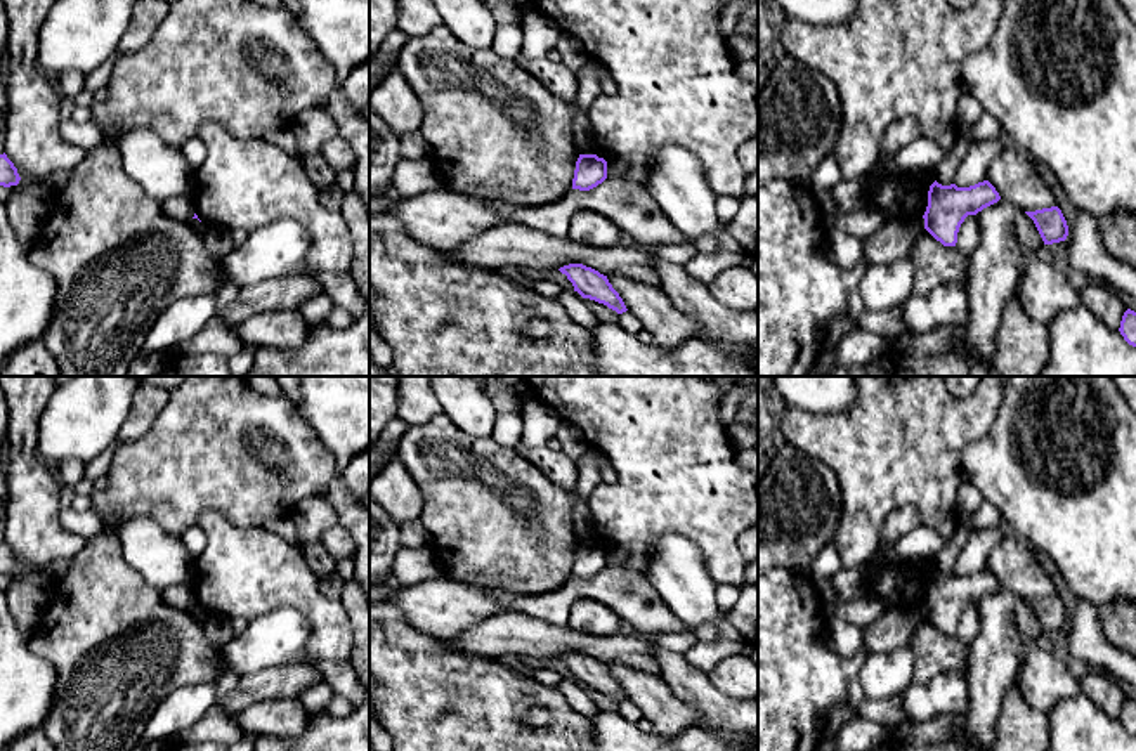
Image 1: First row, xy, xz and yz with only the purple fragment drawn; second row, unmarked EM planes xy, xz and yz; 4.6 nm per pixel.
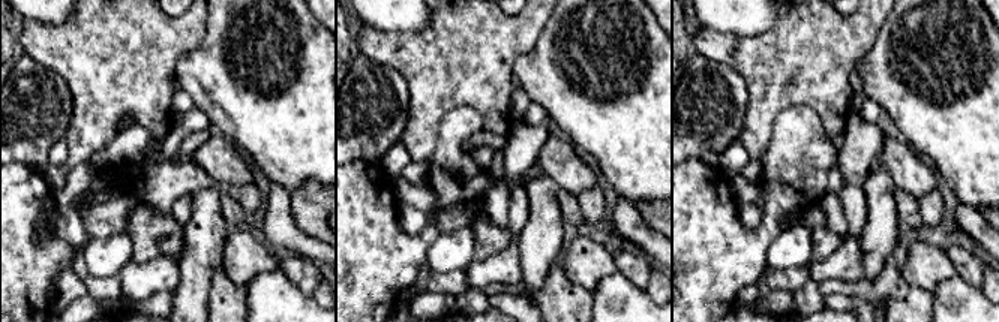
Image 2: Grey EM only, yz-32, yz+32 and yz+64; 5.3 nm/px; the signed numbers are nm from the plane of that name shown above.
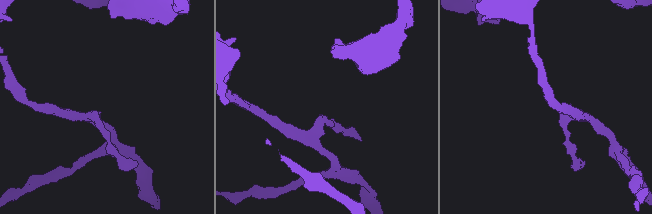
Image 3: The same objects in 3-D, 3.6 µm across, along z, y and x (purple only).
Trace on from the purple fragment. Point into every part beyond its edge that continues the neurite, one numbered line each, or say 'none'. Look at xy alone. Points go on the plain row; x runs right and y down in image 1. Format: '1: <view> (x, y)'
none

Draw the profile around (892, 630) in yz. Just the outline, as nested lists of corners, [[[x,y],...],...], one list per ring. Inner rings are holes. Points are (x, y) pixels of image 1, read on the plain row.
[[[923,605],[883,612],[878,619],[862,628],[862,645],[871,654],[900,649],[909,643],[923,617]]]

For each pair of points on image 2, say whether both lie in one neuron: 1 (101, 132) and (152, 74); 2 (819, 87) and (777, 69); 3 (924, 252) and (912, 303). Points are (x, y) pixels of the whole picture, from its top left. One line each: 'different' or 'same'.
1: same
2: same
3: different

